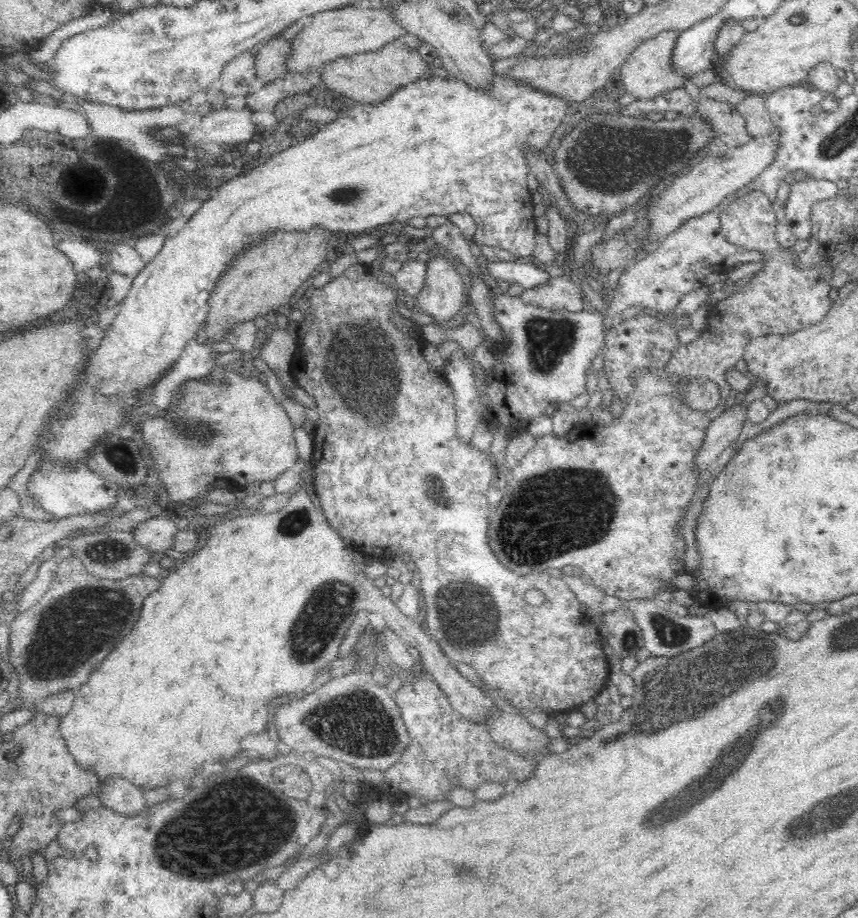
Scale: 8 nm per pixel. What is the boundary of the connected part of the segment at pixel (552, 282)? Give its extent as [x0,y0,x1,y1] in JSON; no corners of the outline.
[520,275,584,313]

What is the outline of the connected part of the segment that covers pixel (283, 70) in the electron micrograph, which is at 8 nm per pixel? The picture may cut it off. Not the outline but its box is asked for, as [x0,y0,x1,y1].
[254,35,292,84]

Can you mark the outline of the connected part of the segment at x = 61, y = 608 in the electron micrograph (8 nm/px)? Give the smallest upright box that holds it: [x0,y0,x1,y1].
[9,555,160,705]

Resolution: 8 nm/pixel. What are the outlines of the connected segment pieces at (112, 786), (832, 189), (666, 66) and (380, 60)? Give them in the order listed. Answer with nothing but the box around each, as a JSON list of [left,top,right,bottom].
[[97,775,150,815],[785,176,837,240],[619,30,688,100],[321,38,432,105]]

